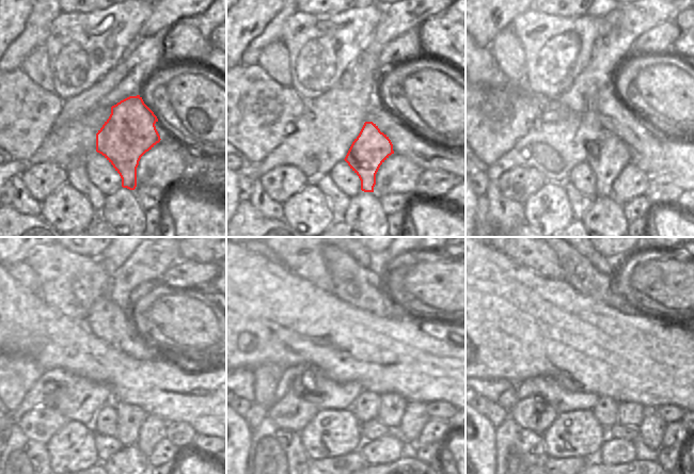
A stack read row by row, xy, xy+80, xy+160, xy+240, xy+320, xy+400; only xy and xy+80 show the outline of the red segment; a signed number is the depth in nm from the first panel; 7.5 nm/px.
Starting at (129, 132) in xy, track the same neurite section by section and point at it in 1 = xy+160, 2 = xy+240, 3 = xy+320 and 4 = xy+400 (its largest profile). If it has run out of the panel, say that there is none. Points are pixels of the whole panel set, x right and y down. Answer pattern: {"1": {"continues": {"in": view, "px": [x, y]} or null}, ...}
{"1": {"continues": {"in": "xy+160", "px": [608, 156]}}, "2": {"continues": {"in": "xy+240", "px": [130, 417]}}, "3": {"continues": {"in": "xy+320", "px": [393, 406]}}, "4": {"continues": {"in": "xy+400", "px": [630, 413]}}}

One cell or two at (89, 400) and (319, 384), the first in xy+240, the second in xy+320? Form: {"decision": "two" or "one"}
{"decision": "one"}

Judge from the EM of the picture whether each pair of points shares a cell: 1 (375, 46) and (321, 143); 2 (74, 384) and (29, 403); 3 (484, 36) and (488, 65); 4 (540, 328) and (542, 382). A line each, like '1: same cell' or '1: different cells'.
1: same cell
2: same cell
3: different cells
4: different cells

